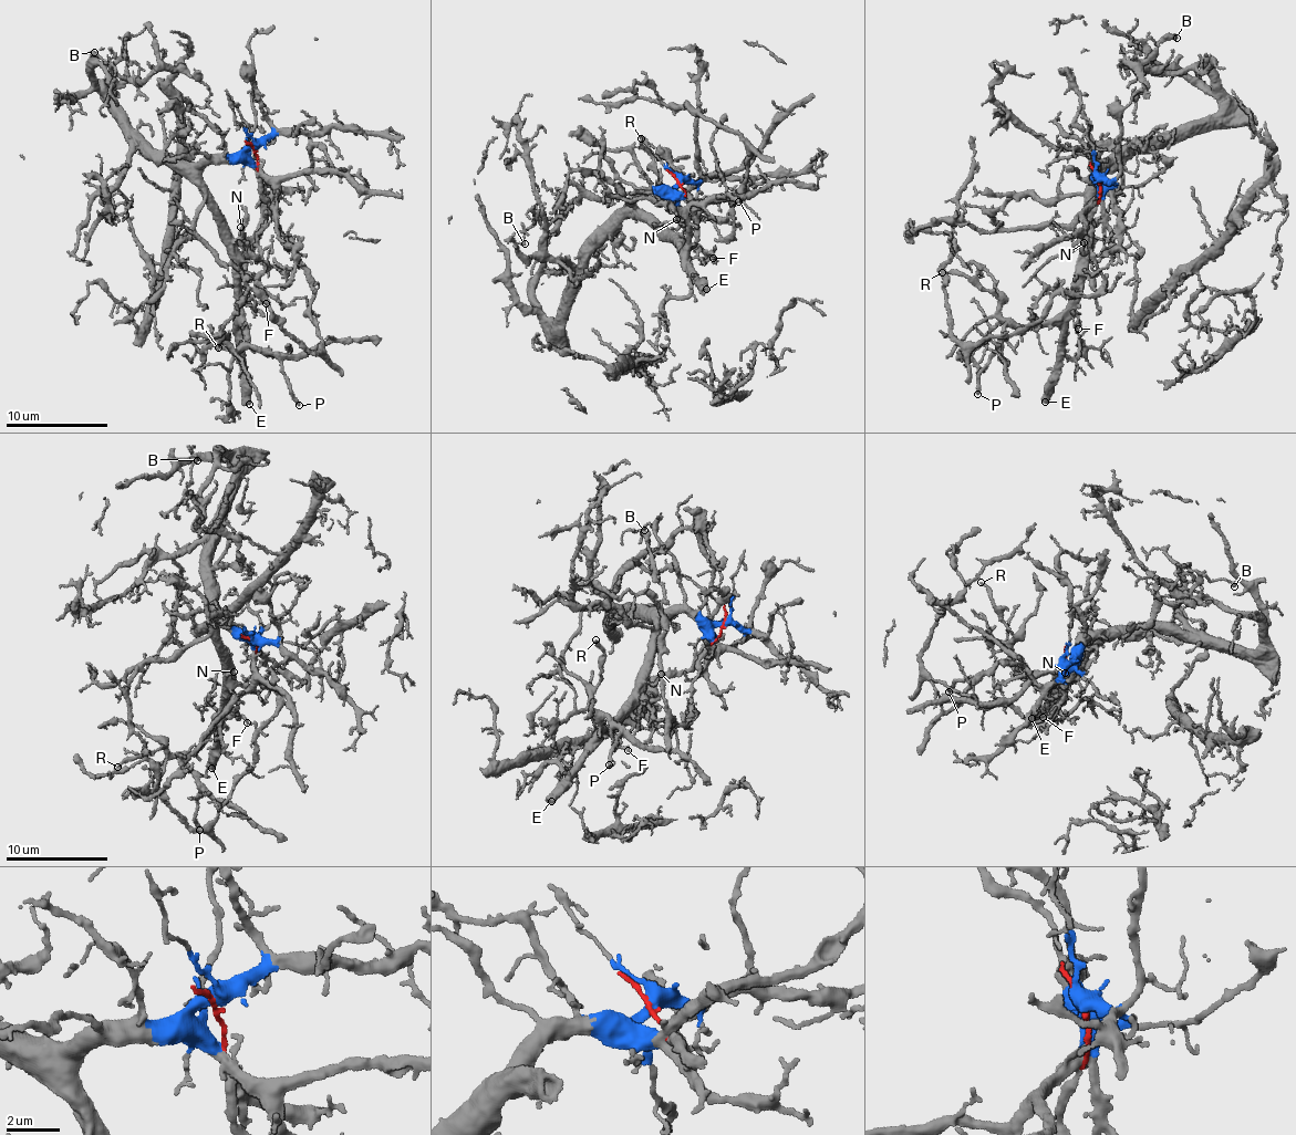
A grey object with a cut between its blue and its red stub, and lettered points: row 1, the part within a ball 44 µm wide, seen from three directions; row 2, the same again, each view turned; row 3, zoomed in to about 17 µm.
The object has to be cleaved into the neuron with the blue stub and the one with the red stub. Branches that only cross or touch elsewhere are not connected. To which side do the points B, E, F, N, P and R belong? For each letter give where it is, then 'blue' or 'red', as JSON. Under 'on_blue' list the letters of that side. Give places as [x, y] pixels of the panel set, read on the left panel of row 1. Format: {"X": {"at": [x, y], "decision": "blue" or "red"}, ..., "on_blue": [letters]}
{"B": {"at": [94, 52], "decision": "blue"}, "E": {"at": [249, 404], "decision": "blue"}, "F": {"at": [266, 303], "decision": "blue"}, "N": {"at": [240, 227], "decision": "blue"}, "P": {"at": [299, 405], "decision": "blue"}, "R": {"at": [218, 347], "decision": "blue"}, "on_blue": ["B", "E", "F", "N", "P", "R"]}

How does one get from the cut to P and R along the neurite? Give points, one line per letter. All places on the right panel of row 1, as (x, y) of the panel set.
P: (1098, 177), (1096, 165), (1098, 190), (1076, 299), (1053, 319), (1004, 329), (978, 377), (977, 395)
R: (1098, 177), (1096, 165), (1098, 190), (1076, 299), (1058, 314), (1018, 325), (987, 290), (942, 271)

